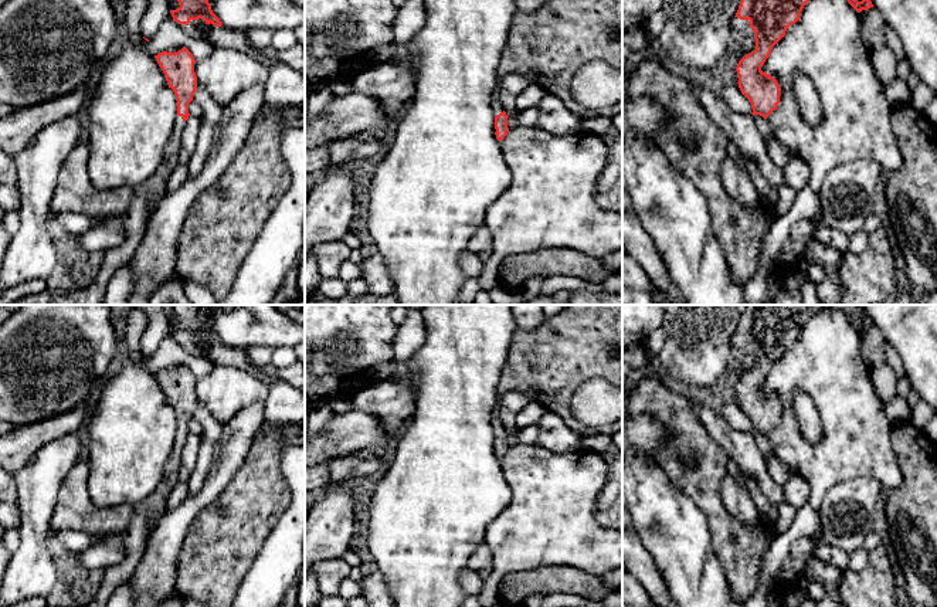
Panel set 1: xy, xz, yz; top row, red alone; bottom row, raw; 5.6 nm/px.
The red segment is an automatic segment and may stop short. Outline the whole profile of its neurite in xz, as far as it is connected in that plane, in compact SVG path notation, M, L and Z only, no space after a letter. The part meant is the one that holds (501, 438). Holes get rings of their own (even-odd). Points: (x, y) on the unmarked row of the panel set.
M493 416L492 417L492 430L495 434L495 452L496 457L500 460L509 450L507 445L507 433L505 430L505 420L502 417Z

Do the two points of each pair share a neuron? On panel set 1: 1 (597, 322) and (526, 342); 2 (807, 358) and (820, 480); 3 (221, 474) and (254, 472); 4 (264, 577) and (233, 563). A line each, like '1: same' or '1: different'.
1: same
2: same
3: different
4: different

